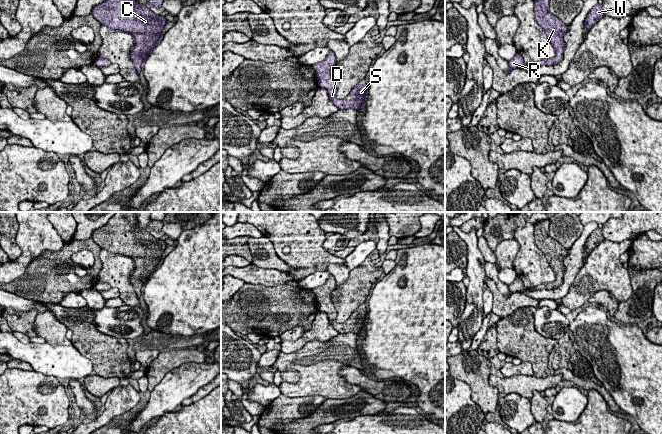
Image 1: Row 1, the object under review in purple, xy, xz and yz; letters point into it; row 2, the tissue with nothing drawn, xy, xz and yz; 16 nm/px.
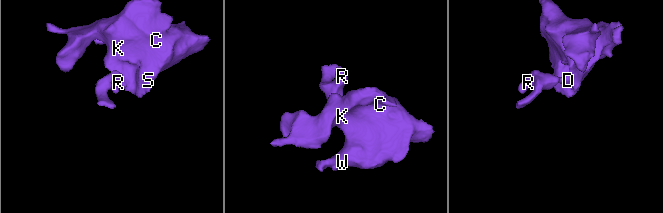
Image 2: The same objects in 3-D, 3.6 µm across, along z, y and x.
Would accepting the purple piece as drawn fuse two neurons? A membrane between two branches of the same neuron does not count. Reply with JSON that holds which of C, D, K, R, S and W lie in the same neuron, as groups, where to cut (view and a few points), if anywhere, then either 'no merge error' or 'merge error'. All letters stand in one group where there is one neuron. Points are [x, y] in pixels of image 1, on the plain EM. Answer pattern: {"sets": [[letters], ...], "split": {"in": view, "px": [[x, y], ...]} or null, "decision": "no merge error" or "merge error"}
{"sets": [["C", "D", "K", "R", "S", "W"]], "split": null, "decision": "no merge error"}

